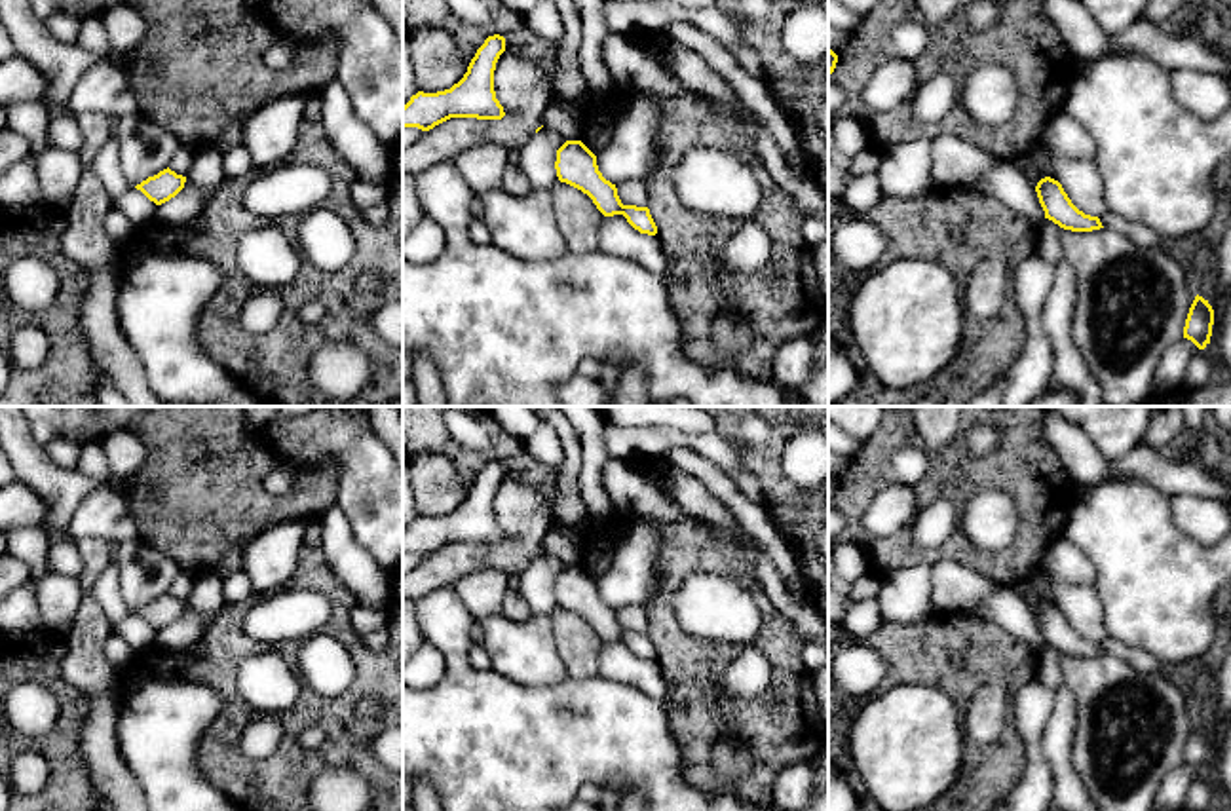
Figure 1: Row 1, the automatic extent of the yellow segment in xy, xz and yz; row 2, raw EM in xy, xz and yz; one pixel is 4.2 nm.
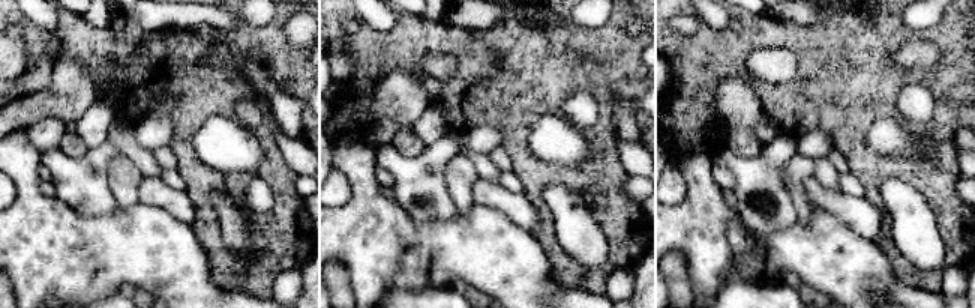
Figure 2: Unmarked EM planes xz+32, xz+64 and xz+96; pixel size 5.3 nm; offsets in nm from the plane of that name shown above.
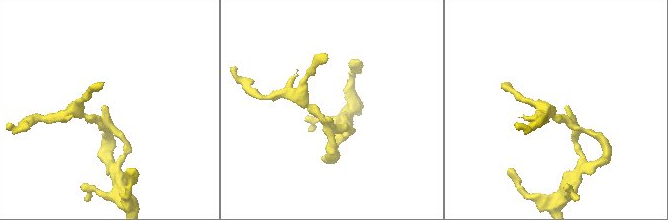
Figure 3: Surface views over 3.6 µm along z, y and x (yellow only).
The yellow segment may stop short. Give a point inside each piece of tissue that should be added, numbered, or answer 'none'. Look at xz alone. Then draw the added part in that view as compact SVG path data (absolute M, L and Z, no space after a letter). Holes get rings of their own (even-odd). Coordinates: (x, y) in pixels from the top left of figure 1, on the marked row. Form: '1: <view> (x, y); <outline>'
none

